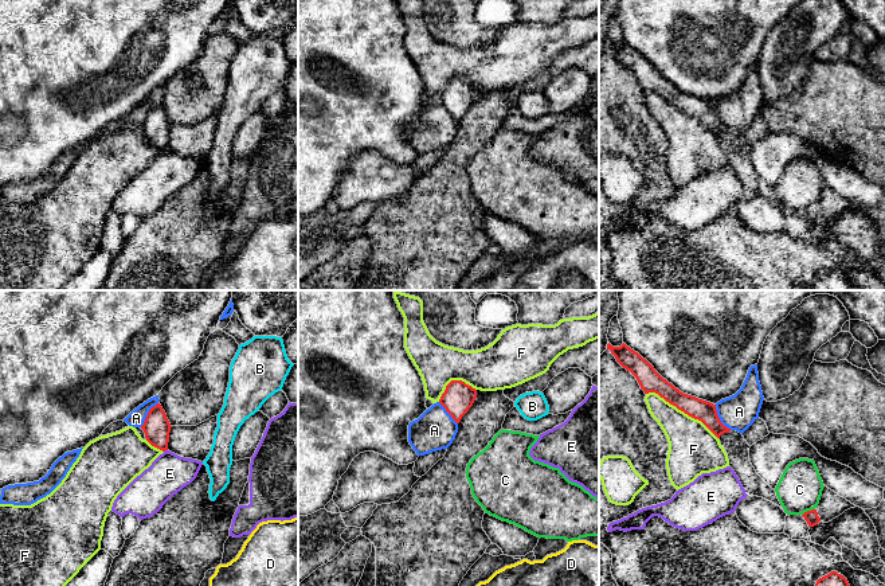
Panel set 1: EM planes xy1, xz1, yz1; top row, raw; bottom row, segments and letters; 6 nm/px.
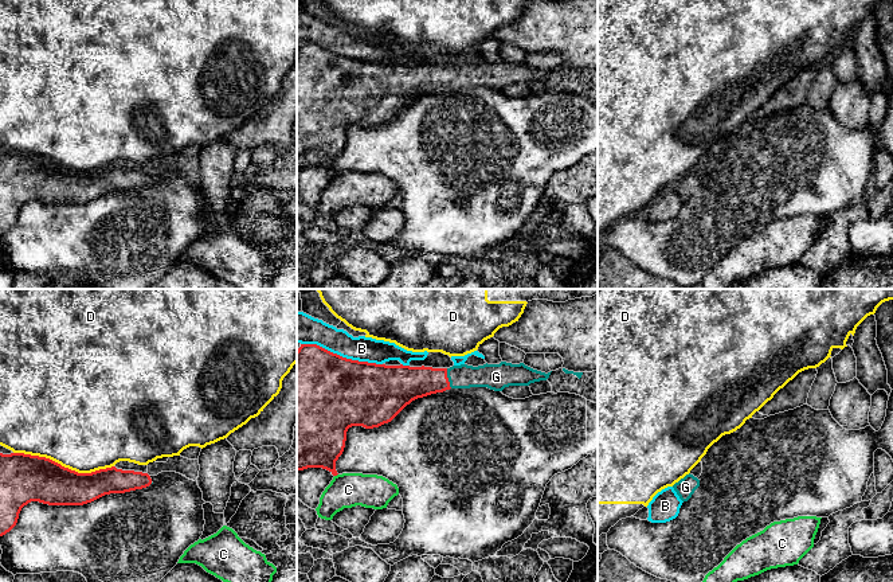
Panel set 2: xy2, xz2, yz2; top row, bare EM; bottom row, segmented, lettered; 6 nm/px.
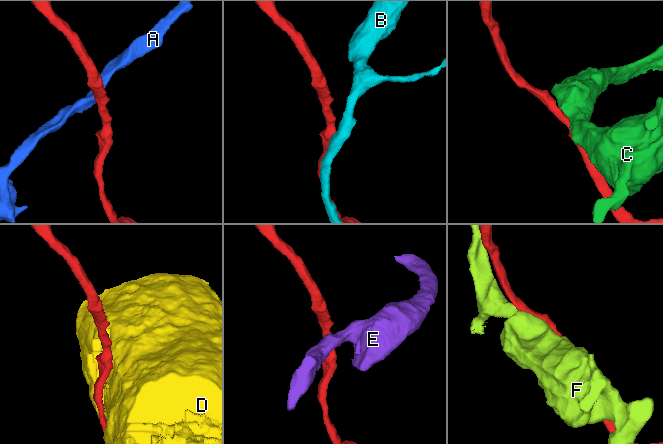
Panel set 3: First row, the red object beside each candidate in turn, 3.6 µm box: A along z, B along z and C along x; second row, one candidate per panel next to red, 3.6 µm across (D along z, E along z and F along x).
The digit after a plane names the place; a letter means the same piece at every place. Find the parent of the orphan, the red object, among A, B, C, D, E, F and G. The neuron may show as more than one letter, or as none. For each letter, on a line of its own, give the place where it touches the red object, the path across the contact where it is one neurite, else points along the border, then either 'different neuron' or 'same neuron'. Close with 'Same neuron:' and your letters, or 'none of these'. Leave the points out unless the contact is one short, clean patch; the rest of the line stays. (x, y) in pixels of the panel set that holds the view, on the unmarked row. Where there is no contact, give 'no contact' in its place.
A: contact yz1 (719, 117); border yz1 (715, 104), (719, 118), (731, 128); different neuron
B: contact xz2 (341, 55); different neuron
C: contact yz1 (807, 210); different neuron
D: contact xy2 (63, 165); different neuron
E: contact xy1 (165, 148); border xy1 (167, 148), (164, 151); different neuron
F: contact yz1 (682, 109); different neuron
G: contact xz2 (447, 77); way xz2 (407, 82), (447, 77), (489, 74); same neuron
Same neuron: G

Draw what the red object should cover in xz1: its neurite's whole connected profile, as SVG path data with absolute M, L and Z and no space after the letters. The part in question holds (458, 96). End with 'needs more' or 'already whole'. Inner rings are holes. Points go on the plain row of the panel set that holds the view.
M451 79L439 102L446 108L451 117L459 122L477 97L477 89L462 79Z | already whole

